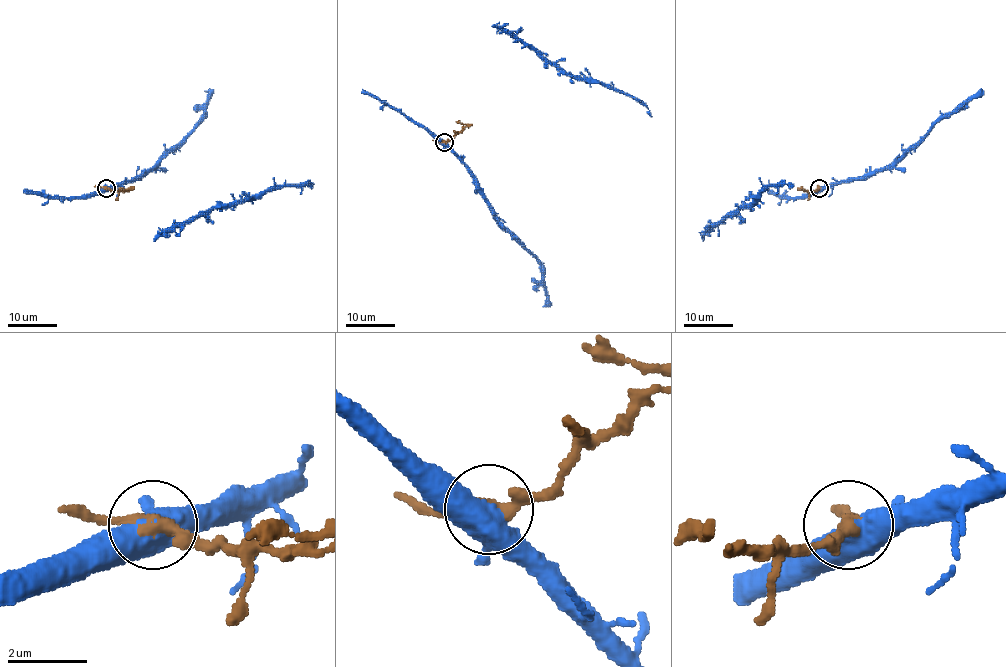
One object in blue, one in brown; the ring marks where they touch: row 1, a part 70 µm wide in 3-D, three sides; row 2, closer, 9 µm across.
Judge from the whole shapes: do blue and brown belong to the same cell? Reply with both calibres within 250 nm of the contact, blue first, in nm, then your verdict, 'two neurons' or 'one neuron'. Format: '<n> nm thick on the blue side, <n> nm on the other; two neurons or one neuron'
480 nm thick on the blue side, 320 nm on the other; two neurons

